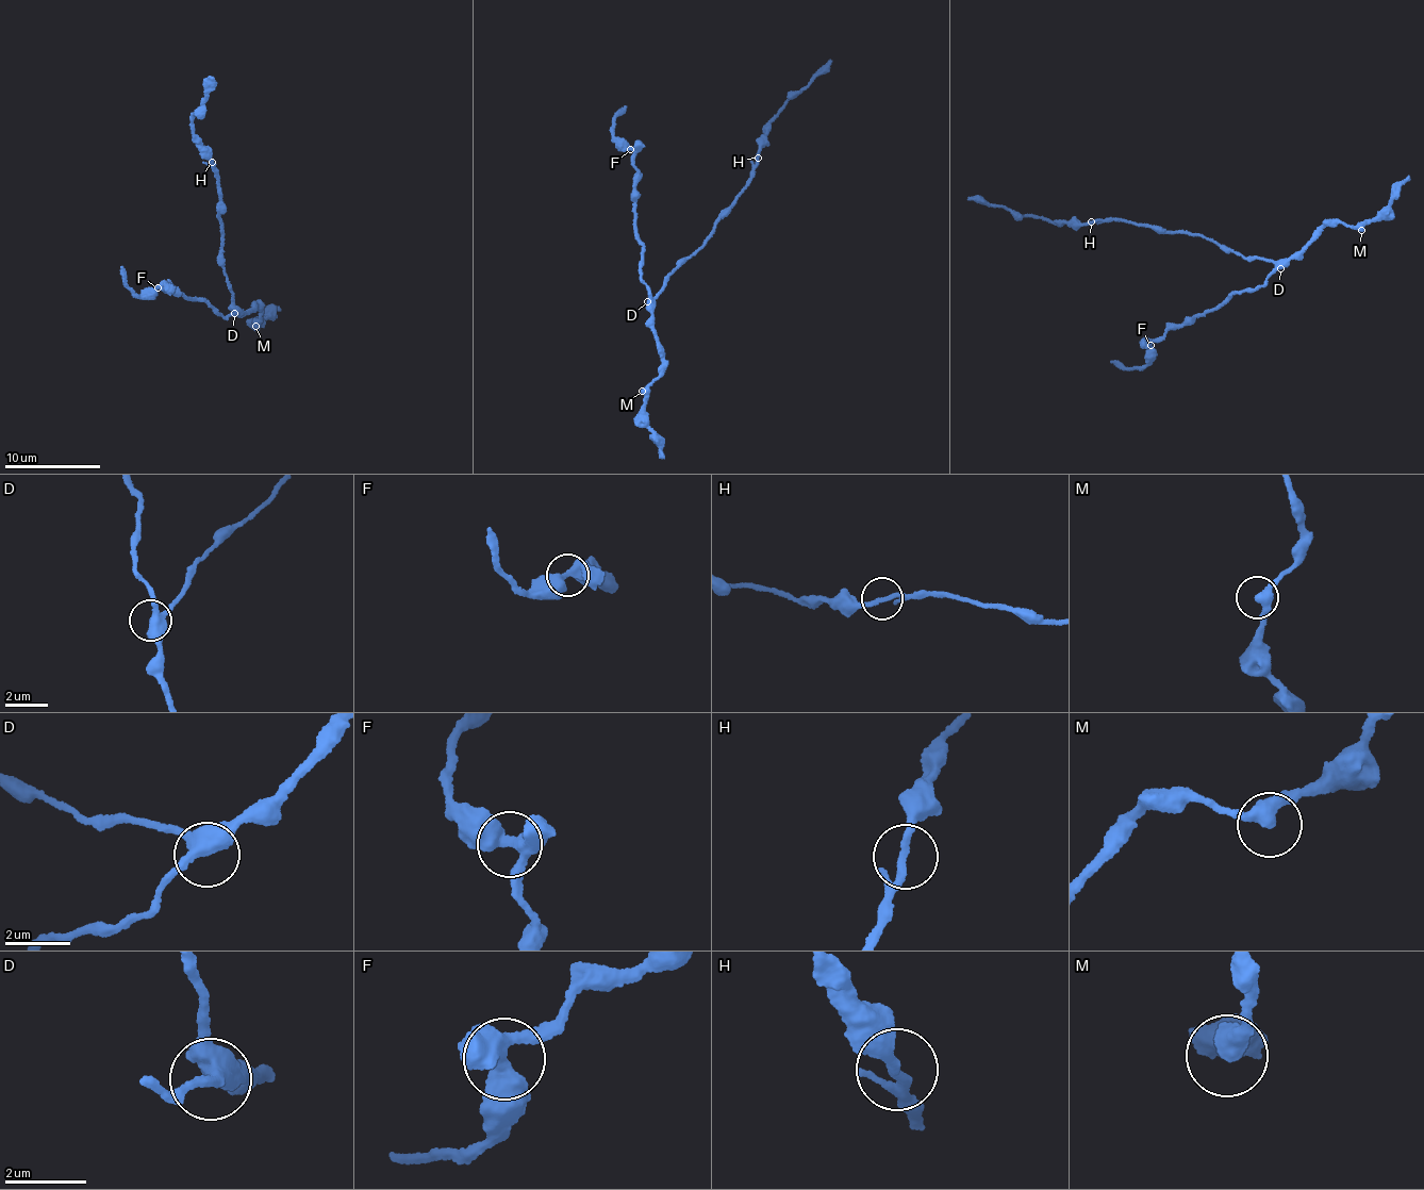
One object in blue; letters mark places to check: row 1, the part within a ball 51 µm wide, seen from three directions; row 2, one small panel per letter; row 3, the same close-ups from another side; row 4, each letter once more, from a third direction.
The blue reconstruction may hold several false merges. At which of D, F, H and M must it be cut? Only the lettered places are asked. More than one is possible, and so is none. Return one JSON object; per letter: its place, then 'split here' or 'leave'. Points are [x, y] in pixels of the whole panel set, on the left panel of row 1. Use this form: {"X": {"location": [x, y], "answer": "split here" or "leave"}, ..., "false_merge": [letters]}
{"D": {"location": [234, 313], "answer": "leave"}, "F": {"location": [158, 287], "answer": "leave"}, "H": {"location": [212, 162], "answer": "leave"}, "M": {"location": [255, 326], "answer": "leave"}, "false_merge": []}

